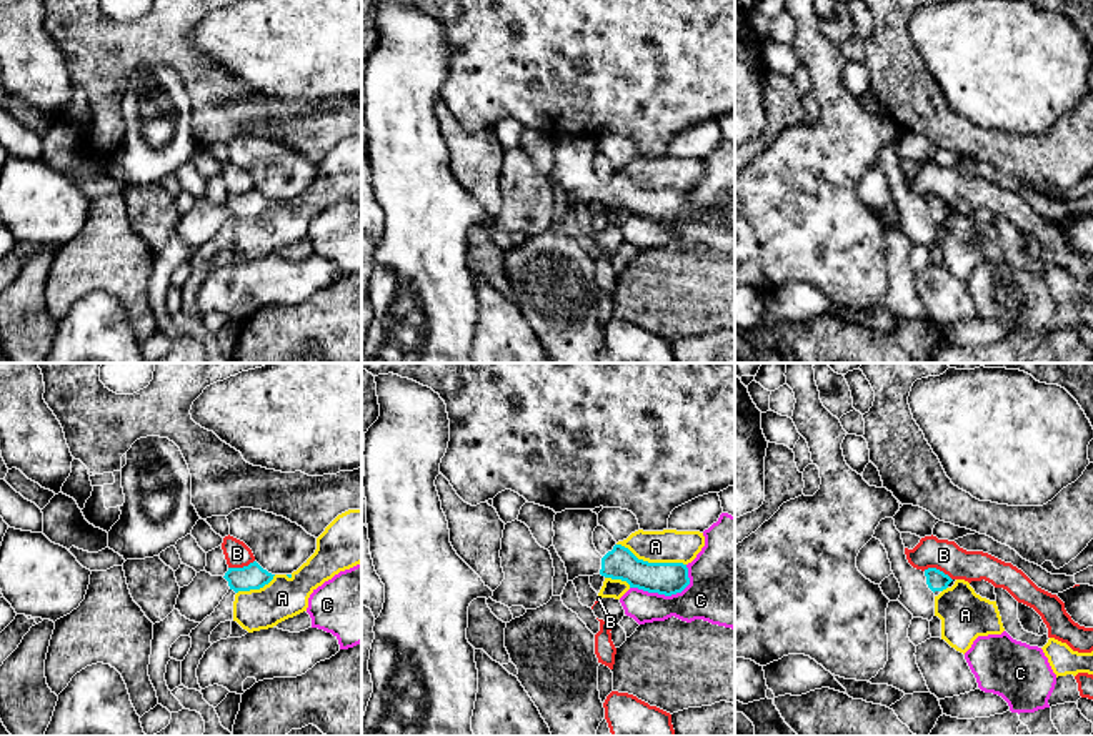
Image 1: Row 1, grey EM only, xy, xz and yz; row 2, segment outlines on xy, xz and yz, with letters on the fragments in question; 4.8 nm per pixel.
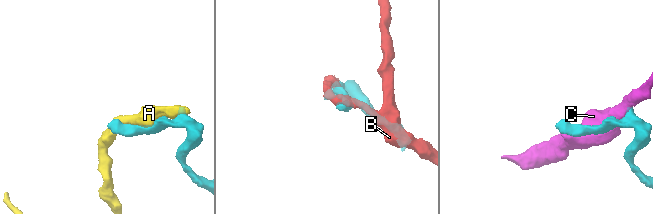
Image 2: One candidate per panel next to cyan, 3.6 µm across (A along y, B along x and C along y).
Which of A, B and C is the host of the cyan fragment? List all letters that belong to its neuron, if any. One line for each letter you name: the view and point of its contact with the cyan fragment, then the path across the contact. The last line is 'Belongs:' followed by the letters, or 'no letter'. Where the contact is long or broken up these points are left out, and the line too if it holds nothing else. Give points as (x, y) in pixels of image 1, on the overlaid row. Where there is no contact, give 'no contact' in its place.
Belongs: no letter

